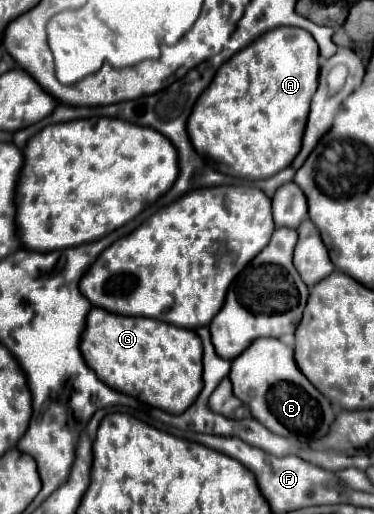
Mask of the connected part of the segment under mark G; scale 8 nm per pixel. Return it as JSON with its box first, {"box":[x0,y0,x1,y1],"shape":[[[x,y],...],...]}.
{"box":[80,307,202,415],"shape":[[[92,307],[86,317],[80,351],[102,383],[174,415],[184,413],[202,389],[202,343],[192,329]]]}

